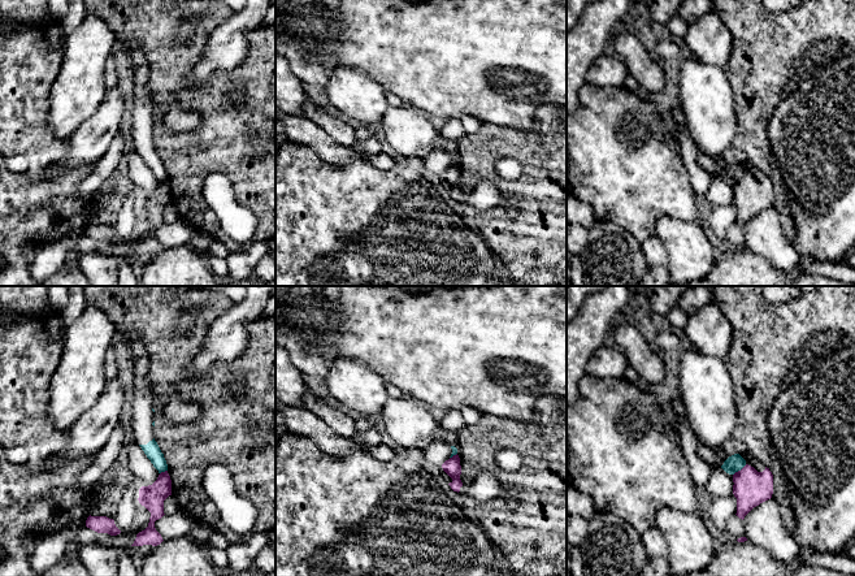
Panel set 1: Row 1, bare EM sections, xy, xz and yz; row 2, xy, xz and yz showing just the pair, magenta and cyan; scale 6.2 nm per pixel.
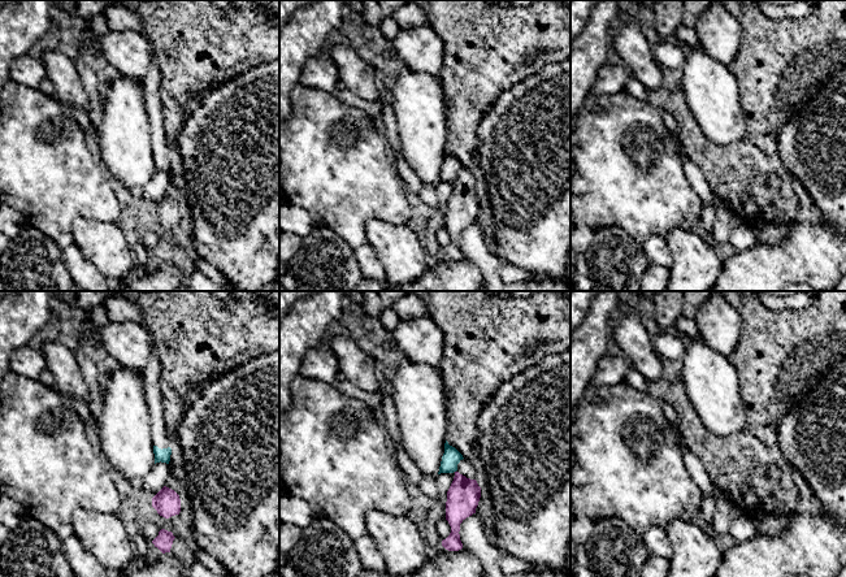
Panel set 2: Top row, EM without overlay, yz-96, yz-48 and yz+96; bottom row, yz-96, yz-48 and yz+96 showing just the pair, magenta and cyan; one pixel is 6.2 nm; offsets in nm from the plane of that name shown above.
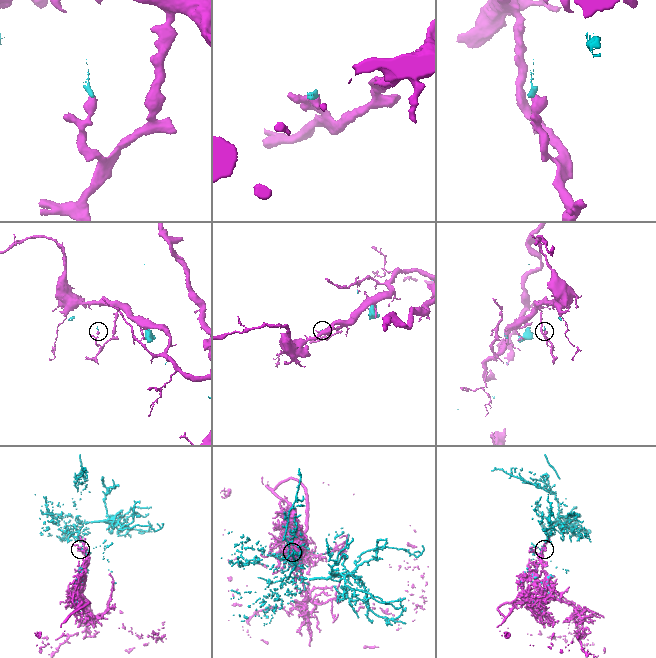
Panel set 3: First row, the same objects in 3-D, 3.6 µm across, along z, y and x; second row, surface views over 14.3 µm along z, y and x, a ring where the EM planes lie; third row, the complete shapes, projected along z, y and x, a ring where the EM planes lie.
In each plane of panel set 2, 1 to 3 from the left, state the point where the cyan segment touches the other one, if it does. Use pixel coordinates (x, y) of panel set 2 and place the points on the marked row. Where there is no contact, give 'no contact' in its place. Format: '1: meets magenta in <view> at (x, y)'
1: no contact
2: no contact
3: no contact

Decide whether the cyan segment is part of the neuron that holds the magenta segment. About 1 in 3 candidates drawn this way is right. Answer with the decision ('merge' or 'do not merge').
do not merge

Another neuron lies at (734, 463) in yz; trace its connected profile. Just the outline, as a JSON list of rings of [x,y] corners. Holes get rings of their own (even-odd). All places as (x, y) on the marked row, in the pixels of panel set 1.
[[[734,454],[724,462],[721,468],[726,473],[734,475],[735,472],[741,471],[745,465],[746,465],[746,460],[739,454]]]

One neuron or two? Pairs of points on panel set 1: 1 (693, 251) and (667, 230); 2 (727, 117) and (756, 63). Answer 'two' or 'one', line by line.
1: one
2: two

